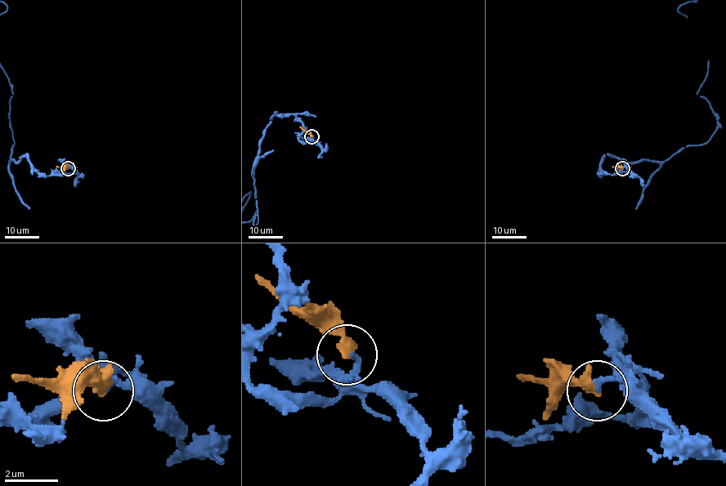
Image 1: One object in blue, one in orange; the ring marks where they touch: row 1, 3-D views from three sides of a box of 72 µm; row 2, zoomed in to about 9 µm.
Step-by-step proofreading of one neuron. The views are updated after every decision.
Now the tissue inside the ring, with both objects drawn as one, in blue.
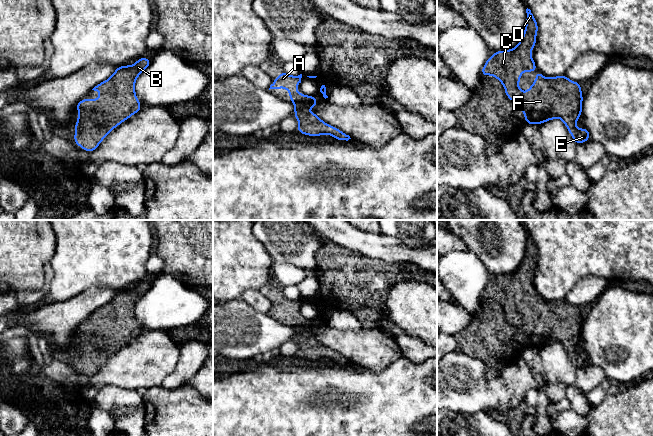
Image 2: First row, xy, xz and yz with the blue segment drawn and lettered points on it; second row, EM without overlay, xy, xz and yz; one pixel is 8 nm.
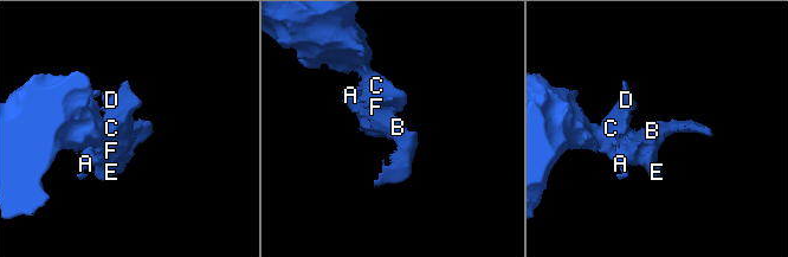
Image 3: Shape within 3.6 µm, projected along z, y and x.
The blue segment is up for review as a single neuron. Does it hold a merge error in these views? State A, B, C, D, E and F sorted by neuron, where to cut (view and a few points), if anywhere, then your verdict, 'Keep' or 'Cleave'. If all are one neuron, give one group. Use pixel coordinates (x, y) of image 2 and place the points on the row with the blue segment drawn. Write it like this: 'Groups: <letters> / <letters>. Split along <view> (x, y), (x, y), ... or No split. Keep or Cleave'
Groups: A B C D E F. No split. Keep

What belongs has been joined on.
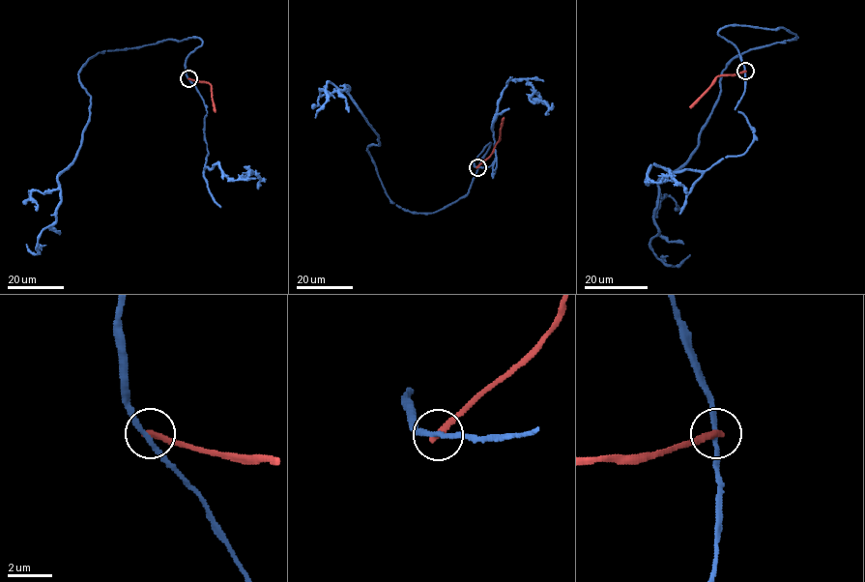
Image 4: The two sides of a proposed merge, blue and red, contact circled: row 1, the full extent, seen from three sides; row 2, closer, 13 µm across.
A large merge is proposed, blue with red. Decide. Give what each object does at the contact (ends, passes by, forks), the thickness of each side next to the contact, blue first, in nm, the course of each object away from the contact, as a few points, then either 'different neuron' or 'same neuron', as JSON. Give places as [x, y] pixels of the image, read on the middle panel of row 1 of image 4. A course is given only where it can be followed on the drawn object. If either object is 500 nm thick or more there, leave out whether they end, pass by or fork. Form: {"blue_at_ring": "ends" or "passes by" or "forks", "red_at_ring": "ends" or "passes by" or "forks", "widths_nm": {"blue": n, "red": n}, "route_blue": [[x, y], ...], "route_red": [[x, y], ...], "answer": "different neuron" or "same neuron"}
{"blue_at_ring": "passes by", "red_at_ring": "ends", "widths_nm": {"blue": 200, "red": 300}, "route_blue": [[476, 166], [491, 143], [461, 198], [408, 211], [386, 192], [350, 88], [329, 82], [315, 117]], "route_red": [[477, 166], [499, 140], [504, 118]], "answer": "different neuron"}

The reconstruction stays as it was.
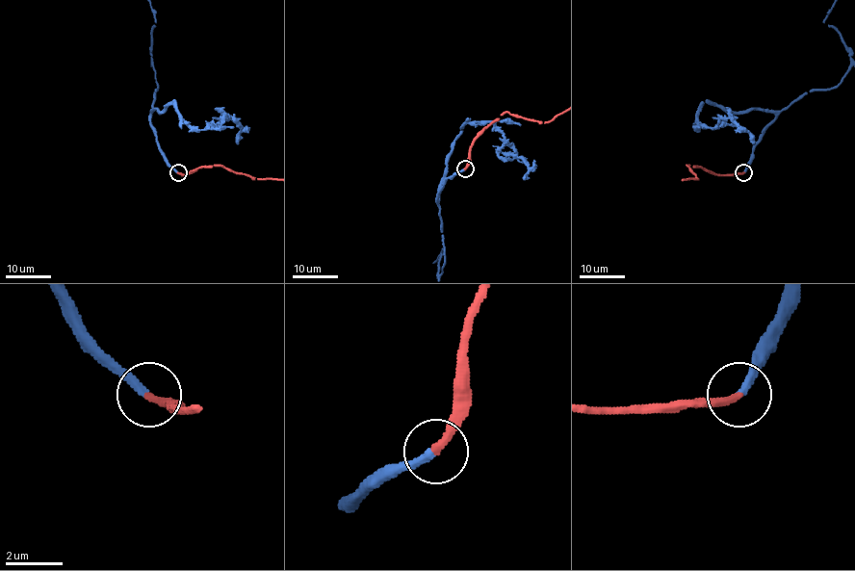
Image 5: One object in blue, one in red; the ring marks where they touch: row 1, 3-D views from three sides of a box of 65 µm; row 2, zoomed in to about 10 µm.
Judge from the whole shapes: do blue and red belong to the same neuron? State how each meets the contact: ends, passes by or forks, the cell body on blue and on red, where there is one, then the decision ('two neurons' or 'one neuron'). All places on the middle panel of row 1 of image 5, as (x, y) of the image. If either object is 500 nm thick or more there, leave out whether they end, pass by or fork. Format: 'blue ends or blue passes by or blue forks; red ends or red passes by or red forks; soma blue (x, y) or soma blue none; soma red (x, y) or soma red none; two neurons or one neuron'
blue ends; red ends; soma blue none; soma red none; one neuron

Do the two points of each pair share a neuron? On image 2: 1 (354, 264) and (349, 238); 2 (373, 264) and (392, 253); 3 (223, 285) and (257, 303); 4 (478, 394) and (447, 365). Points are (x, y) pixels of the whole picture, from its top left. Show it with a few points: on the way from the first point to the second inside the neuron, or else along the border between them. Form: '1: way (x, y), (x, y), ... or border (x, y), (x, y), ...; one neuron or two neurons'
1: border (329, 240), (373, 258); two neurons
2: border (359, 252), (383, 261); two neurons
3: border (258, 289), (247, 289), (240, 297); two neurons
4: way (470, 386), (455, 373); one neuron

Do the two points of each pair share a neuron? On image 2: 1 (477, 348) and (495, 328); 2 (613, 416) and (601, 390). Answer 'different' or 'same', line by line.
1: same
2: different

